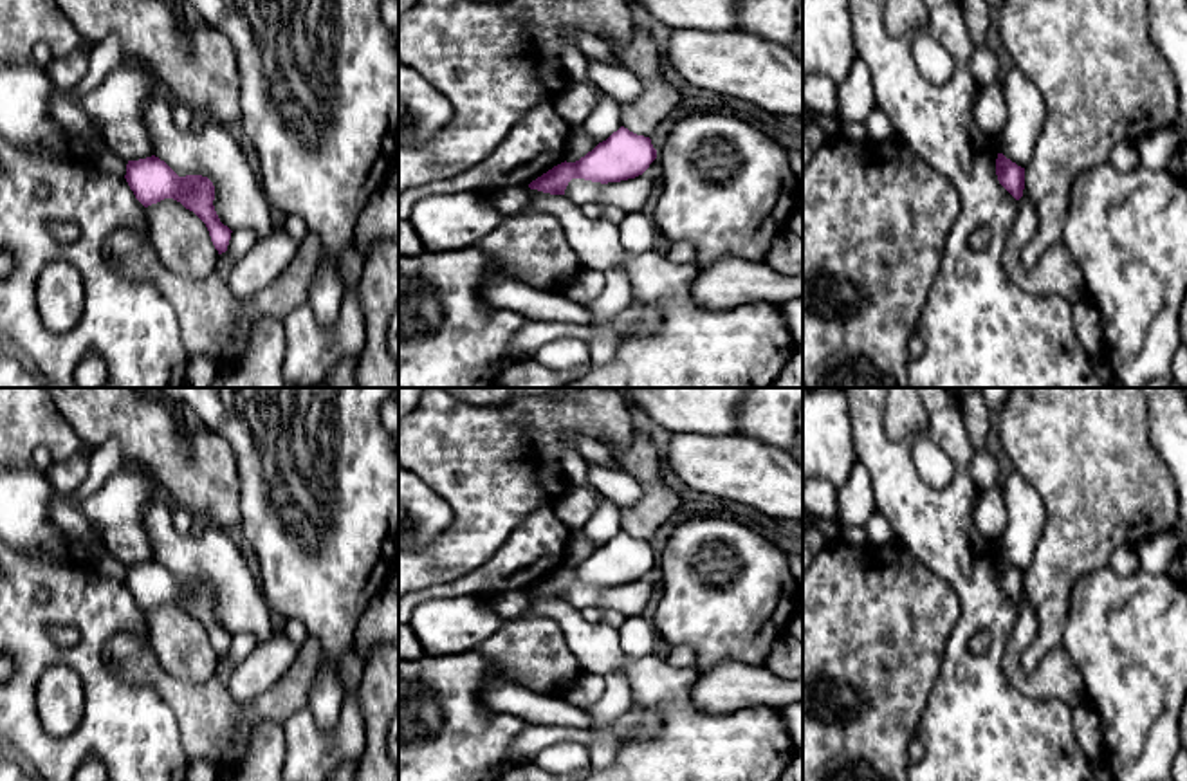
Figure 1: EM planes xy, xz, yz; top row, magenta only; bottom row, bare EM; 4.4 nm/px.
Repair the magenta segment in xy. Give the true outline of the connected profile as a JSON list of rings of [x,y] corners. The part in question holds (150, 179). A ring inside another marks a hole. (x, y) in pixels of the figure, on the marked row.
[[[152,155],[128,161],[124,179],[144,207],[164,198],[180,202],[206,224],[218,254],[227,251],[233,231],[220,222],[215,211],[215,186],[207,177],[179,177],[164,161]]]

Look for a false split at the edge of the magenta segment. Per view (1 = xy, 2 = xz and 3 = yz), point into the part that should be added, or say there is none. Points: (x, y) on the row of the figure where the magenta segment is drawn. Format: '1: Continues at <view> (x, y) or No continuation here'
1: No continuation here
2: No continuation here
3: No continuation here

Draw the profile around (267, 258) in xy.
[[[274,227],[235,263],[227,281],[231,294],[238,301],[249,303],[253,296],[272,283],[287,269],[296,251],[298,243],[283,231],[283,227]]]

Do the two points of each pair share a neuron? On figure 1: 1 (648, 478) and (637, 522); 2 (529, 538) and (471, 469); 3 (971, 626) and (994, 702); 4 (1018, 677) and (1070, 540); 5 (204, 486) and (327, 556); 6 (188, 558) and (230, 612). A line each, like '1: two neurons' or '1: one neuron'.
1: one neuron
2: two neurons
3: one neuron
4: two neurons
5: two neurons
6: one neuron

